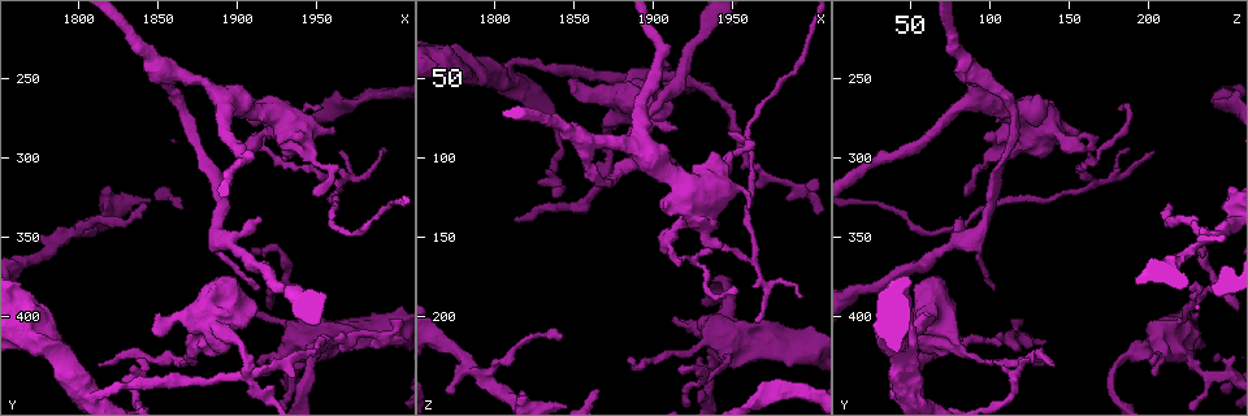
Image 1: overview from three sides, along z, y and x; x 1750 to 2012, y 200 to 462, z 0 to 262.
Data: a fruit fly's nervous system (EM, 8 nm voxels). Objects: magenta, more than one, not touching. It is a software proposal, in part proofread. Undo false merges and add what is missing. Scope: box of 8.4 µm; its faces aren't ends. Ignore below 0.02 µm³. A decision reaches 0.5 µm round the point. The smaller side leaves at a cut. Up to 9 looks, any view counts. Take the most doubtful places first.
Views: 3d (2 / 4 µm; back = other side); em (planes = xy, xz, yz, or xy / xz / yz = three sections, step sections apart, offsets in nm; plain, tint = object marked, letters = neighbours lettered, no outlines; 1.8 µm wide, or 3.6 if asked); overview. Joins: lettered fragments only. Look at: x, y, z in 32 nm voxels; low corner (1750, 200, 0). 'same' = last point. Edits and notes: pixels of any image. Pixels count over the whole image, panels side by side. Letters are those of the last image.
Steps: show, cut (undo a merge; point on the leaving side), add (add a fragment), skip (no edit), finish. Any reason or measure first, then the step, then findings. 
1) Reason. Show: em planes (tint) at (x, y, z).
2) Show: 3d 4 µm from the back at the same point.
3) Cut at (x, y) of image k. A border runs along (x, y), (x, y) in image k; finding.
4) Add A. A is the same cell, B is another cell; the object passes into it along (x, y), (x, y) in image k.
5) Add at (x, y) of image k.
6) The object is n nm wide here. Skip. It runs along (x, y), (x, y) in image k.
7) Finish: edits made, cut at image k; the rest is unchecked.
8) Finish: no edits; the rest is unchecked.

An open end. Show: 3d 4 µm at (1916, 436, 204).

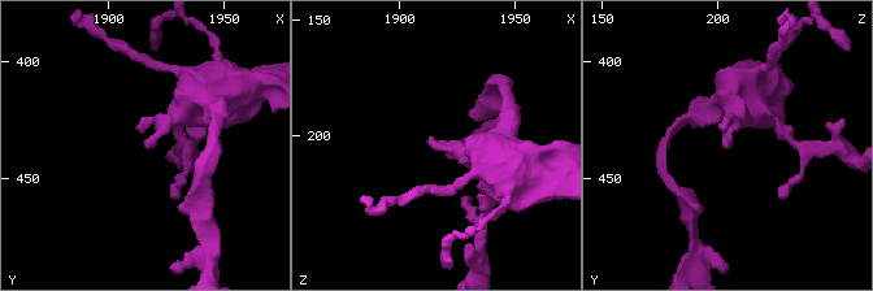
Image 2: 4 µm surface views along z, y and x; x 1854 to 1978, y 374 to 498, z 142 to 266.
Show: em planes (letters) at (1916, 436, 205).

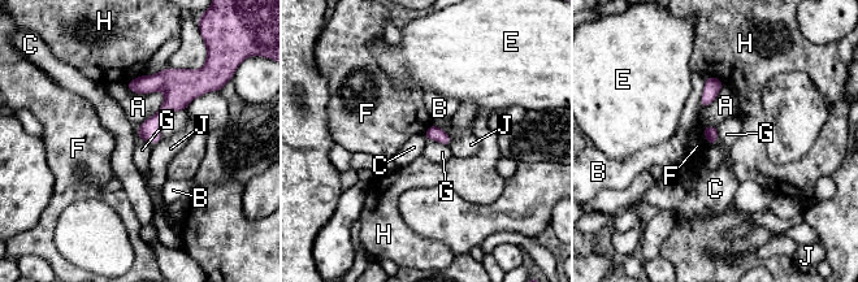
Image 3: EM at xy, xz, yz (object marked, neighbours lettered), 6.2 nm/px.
Skip. A, B, C, E, F, G, H and J are other cells; a border runs along (423, 134), (427, 138) in image 3; no lettered fragment goes on from it.

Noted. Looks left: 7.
Free end. Show: 3d 2 µm at (1886, 382, 226).

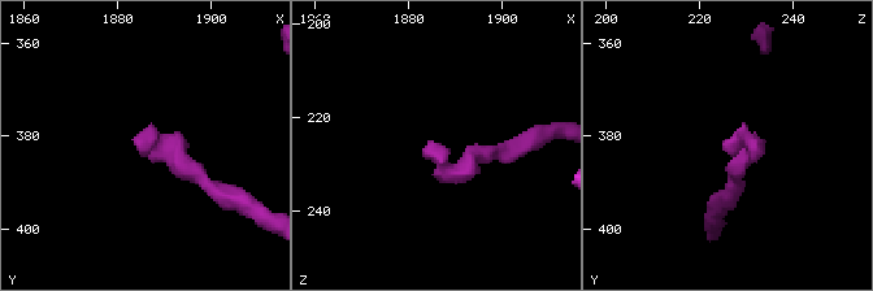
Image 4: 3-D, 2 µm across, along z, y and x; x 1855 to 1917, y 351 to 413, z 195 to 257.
Need the tissue. Show: em yz step 16 (letters) at (1886, 383, 226).

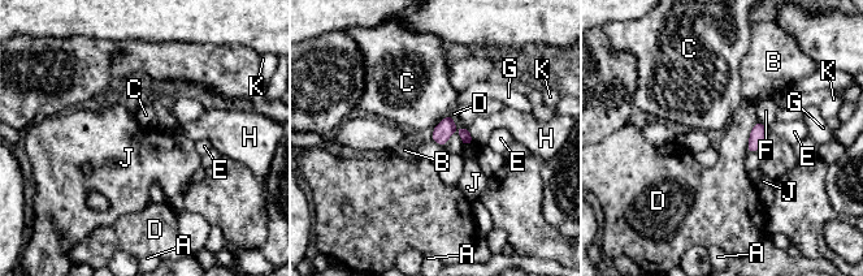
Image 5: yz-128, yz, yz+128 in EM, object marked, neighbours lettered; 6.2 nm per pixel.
Skip. A, B, C, D, E, F, G, H, J and K are other cells; a border runs along (450, 113), (463, 145) in image 5; no lettered fragment goes on from it.

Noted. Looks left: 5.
An open end. Show: em xy step 8 (letters) at (1942, 282, 156).

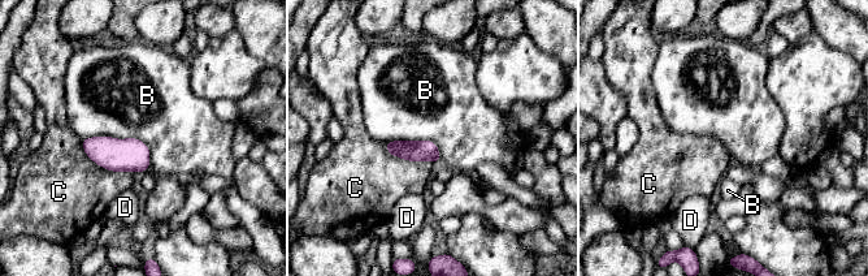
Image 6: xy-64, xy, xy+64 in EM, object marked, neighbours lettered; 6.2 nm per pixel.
Skip. B, C and D are other cells; a border runs along (82, 138), (139, 138), (150, 168) in image 6; none of them fits.

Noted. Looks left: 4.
Thick turns thin. Show: 3d 2 µm at (1768, 366, 216).

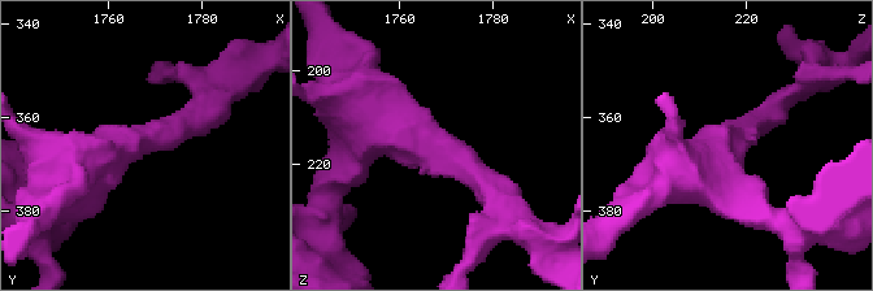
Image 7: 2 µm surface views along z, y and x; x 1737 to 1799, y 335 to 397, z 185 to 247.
The arms are 180, 420 nm wide. Show: em planes (letters) at (1769, 364, 217).

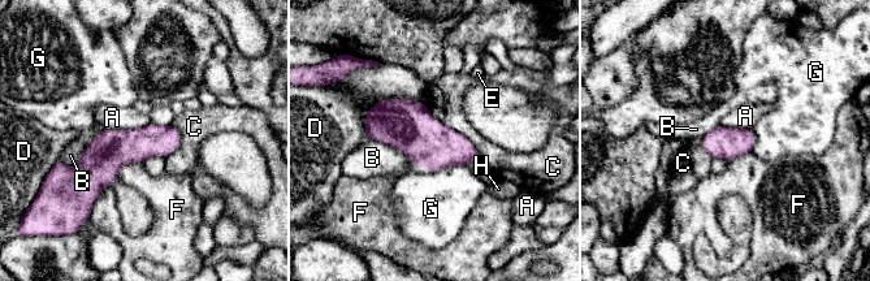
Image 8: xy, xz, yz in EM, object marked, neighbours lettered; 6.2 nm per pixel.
The object is 200 nm wide here. Skip. A, B, C, D, E, F, G and H are other cells; it runs along (177, 135), (116, 147), (77, 182) in image 8; one cell here.

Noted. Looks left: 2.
Finish: no edits; the rest is unchecked.

